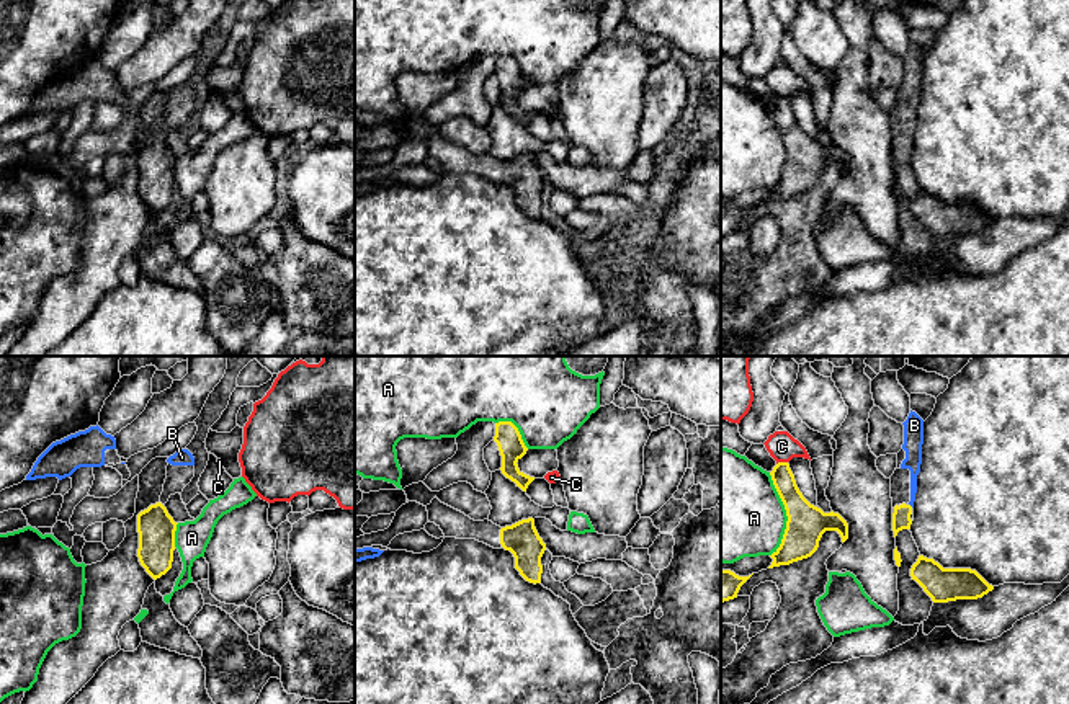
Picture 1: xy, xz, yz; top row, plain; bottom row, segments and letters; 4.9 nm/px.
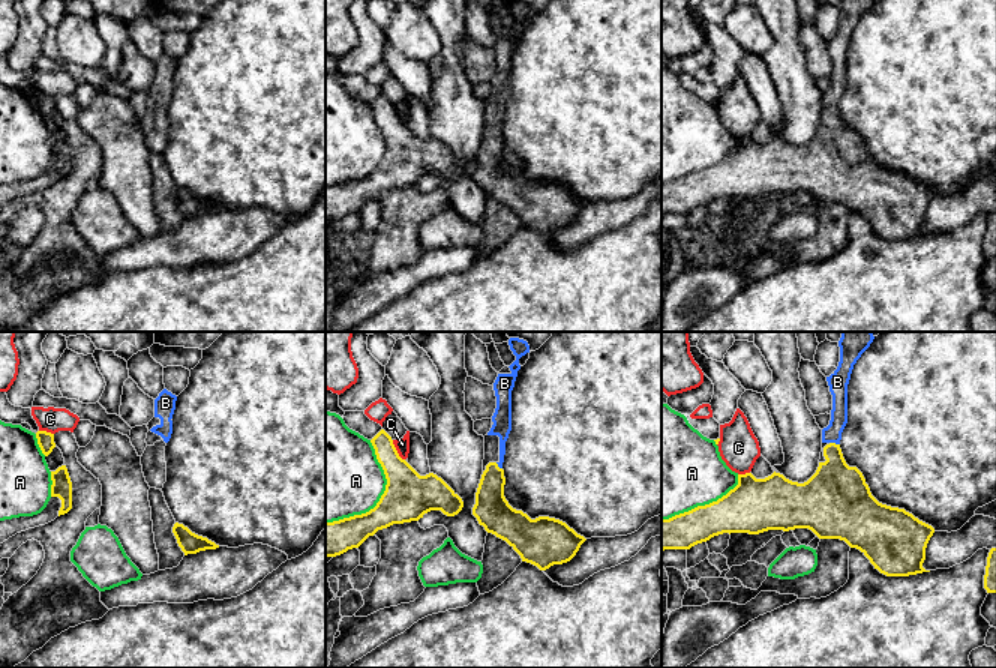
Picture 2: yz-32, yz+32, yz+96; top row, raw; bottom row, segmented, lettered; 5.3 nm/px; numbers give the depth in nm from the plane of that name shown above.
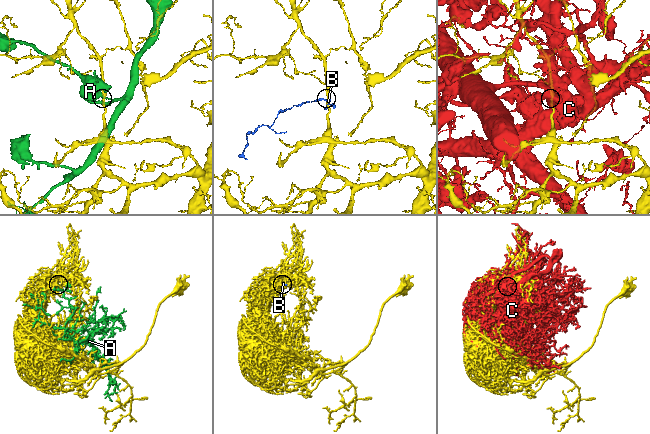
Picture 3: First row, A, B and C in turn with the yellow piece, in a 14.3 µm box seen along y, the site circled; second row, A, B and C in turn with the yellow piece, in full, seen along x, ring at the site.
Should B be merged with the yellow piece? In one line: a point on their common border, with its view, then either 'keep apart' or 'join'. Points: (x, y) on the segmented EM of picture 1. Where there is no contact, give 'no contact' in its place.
no contact; join

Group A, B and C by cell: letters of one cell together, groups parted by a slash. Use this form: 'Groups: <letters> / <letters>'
Groups: A / B / C

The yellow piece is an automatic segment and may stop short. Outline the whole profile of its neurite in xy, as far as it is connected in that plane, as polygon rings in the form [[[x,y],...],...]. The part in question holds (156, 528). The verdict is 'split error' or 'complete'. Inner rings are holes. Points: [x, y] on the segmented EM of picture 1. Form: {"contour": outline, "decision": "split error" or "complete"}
{"contour": [[[160,501],[137,515],[137,557],[154,580],[172,568],[177,524]]], "decision": "complete"}

